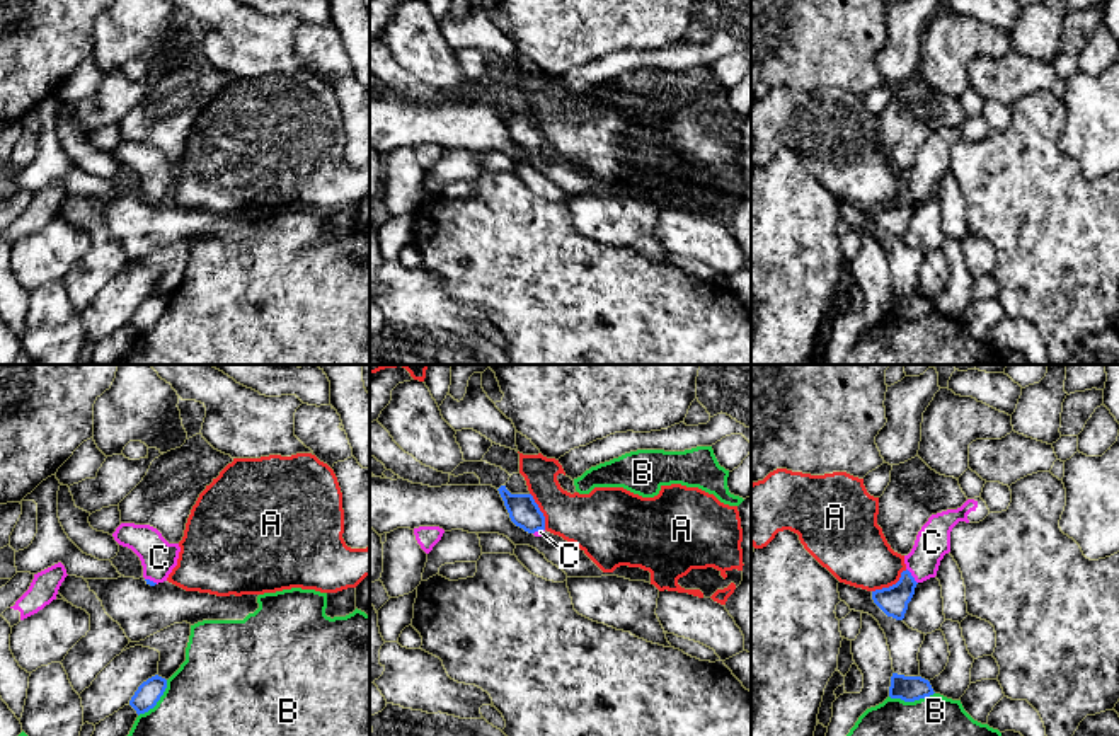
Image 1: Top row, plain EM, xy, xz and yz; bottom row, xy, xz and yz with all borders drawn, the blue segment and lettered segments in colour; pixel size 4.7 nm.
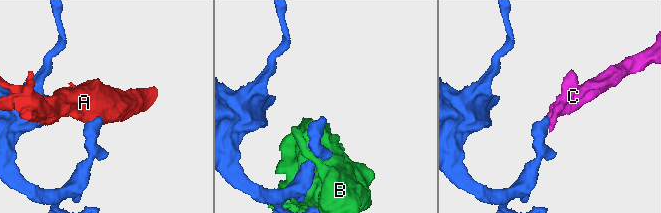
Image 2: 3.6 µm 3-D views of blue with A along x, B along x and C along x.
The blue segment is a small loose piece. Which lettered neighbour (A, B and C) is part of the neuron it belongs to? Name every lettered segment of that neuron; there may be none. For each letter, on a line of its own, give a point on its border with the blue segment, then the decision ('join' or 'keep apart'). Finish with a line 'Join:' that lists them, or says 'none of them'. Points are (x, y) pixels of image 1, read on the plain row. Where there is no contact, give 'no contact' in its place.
A: yz (893, 203) | keep apart
B: yz (912, 319) | keep apart
C: yz (912, 195) | join
Join: C

